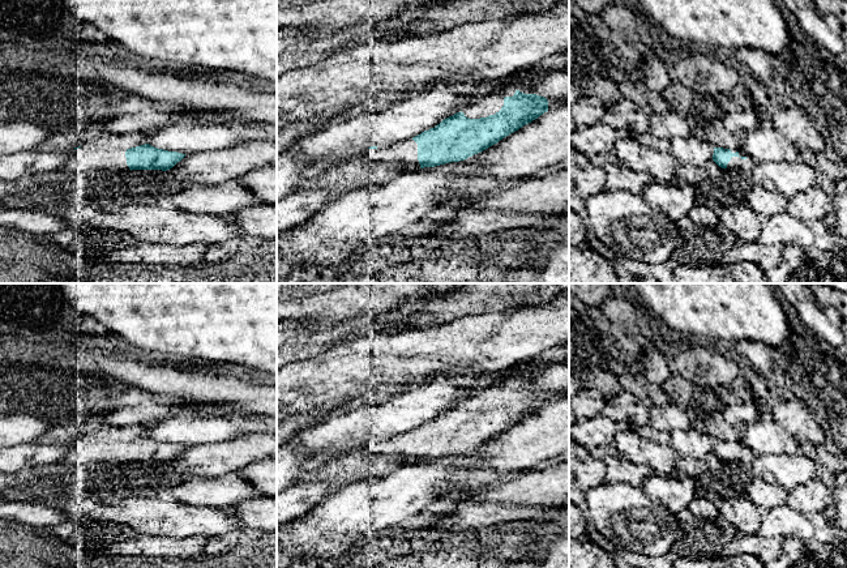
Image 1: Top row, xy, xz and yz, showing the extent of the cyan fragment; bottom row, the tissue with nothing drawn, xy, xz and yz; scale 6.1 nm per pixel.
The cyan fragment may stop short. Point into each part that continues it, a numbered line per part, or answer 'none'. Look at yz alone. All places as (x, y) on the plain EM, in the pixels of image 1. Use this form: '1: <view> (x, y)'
1: yz (745, 458)

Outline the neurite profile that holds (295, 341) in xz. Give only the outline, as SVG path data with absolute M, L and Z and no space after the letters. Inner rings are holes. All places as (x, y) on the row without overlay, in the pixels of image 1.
M428 294L407 300L398 308L368 311L350 320L335 321L326 328L317 328L312 321L277 324L277 370L287 363L313 358L364 334L398 329L412 313L441 300L446 294Z

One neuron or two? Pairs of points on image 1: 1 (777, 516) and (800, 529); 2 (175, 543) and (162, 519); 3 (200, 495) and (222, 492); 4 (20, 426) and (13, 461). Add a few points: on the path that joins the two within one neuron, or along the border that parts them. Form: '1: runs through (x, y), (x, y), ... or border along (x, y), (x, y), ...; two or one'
1: runs through (782, 520), (795, 524); one
2: border along (142, 533), (163, 537), (202, 536); two
3: runs through (205, 492), (217, 492); one
4: border along (37, 440), (13, 447); two

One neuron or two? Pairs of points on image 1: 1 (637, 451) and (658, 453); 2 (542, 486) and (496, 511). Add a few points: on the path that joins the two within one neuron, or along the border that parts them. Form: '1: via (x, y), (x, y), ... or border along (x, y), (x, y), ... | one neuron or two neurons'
1: via (642, 451), (653, 453) | one neuron
2: via (530, 486), (526, 486), (508, 500) | one neuron

